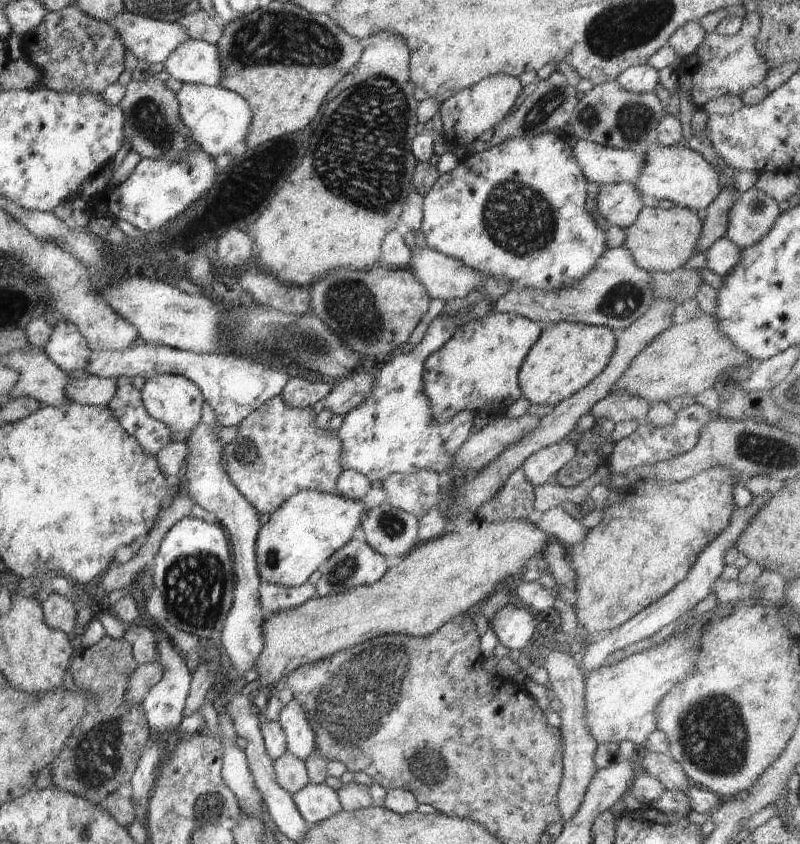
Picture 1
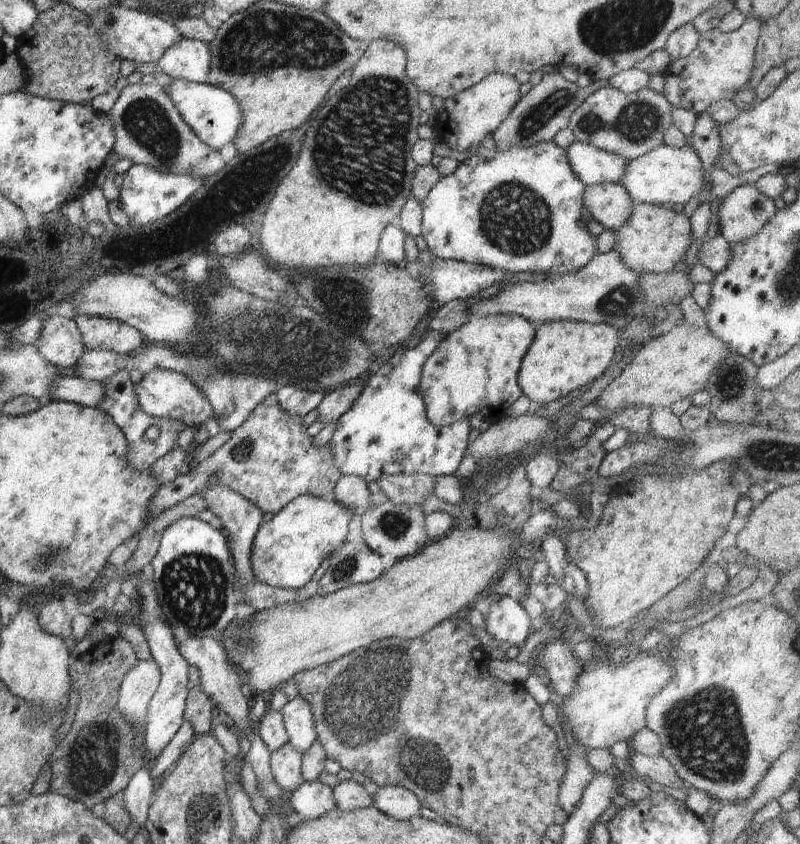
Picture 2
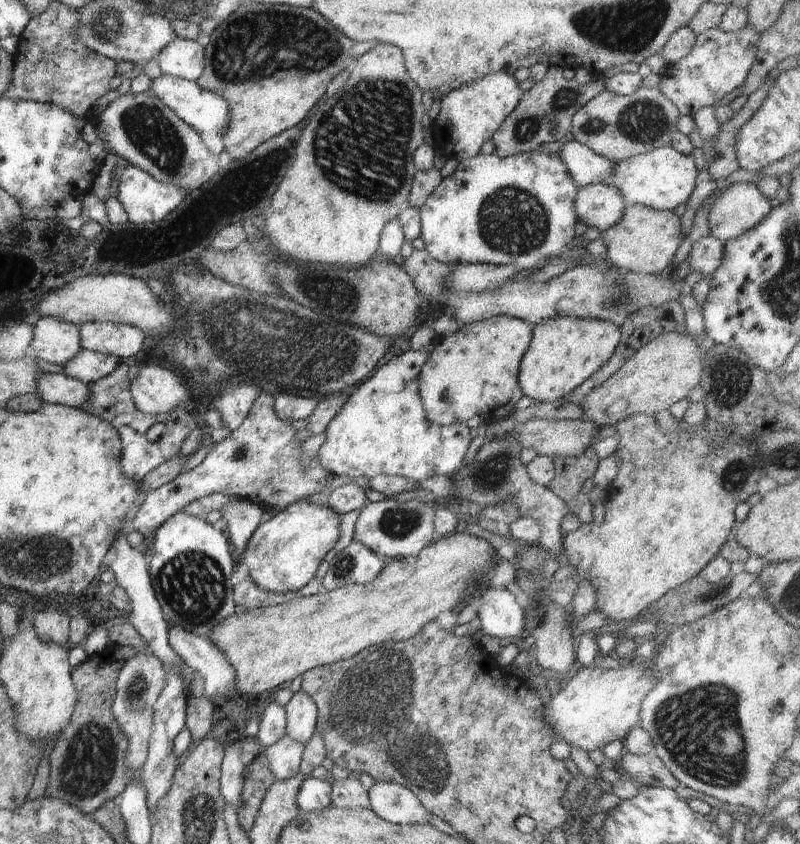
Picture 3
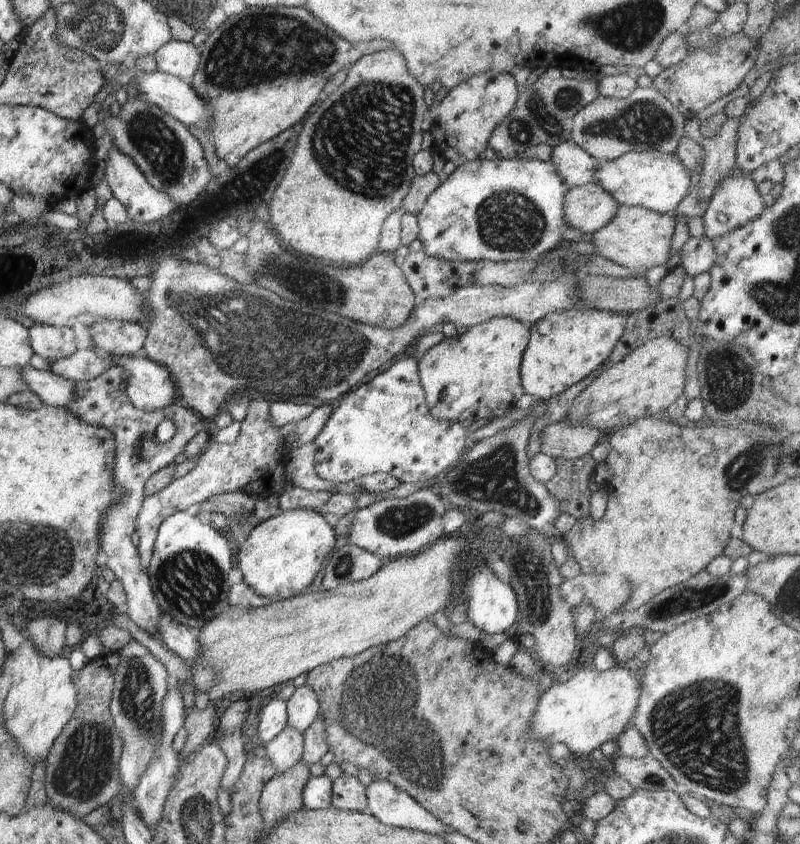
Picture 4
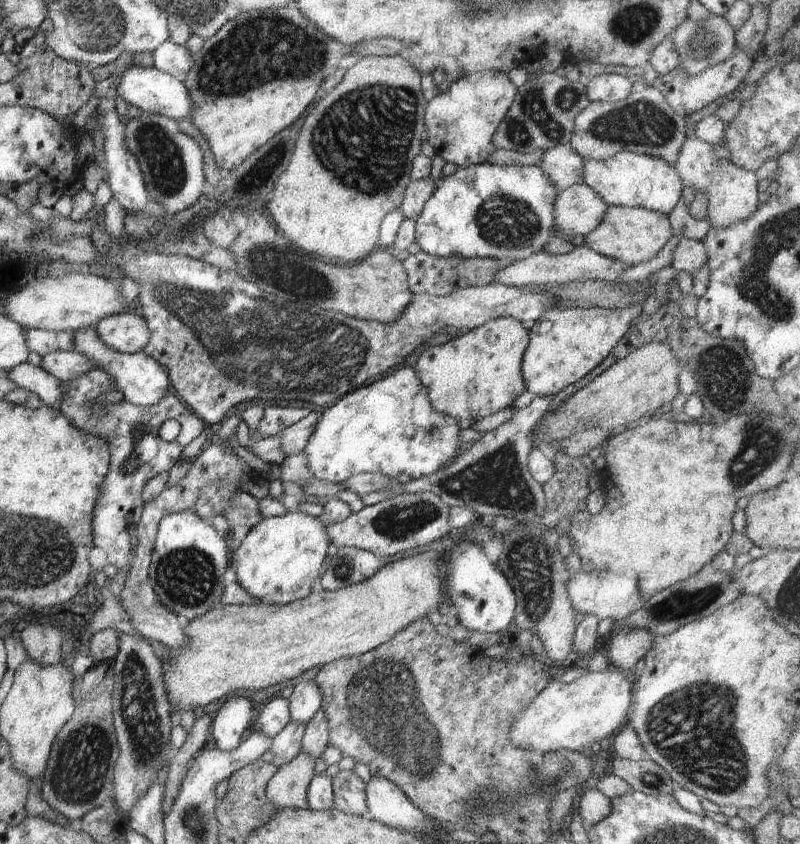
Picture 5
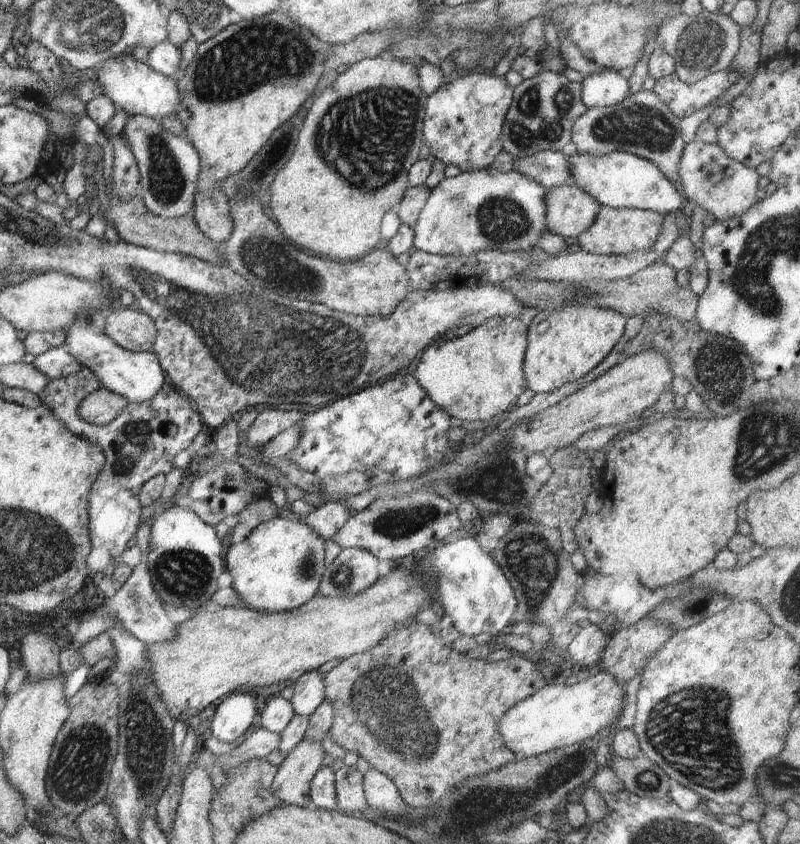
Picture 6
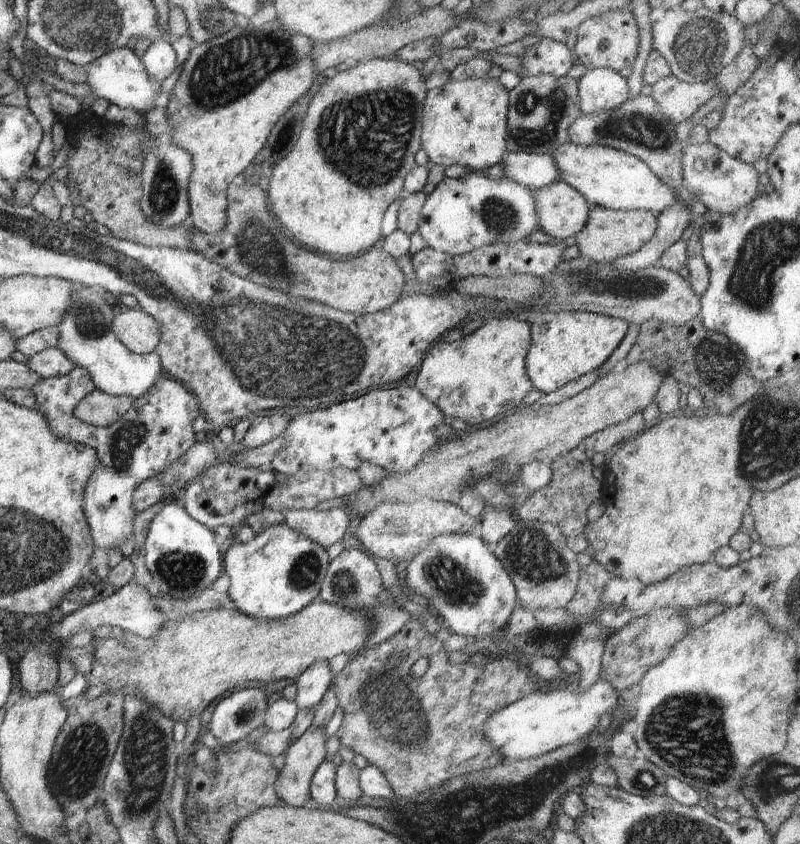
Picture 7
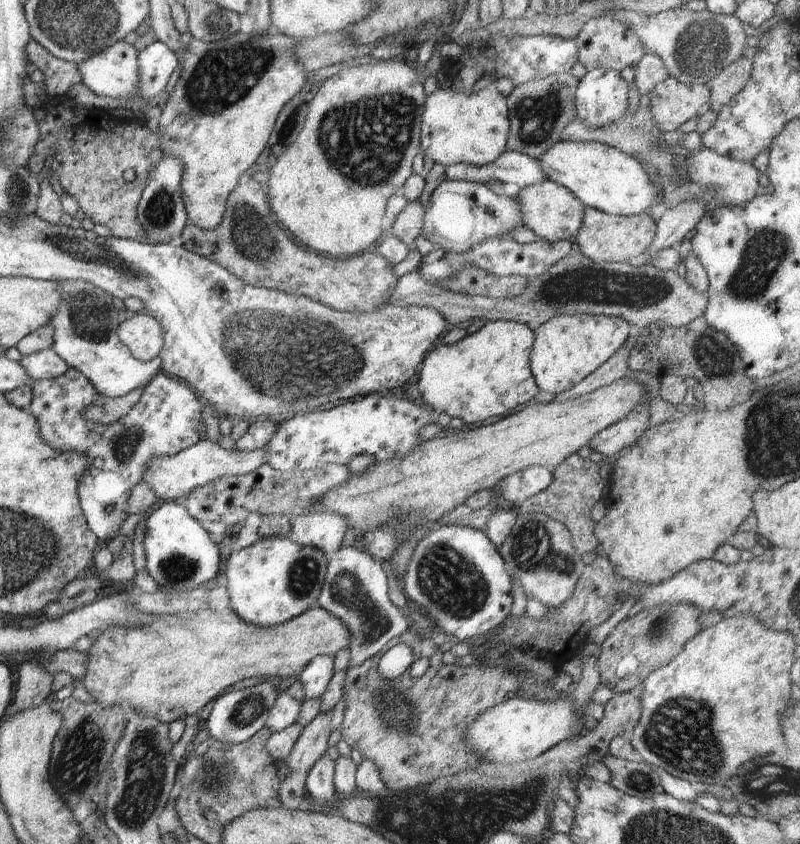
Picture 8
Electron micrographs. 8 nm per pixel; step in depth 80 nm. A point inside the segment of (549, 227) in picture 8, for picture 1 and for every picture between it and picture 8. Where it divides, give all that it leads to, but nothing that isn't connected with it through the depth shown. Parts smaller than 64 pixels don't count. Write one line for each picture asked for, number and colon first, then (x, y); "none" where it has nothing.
1: (620, 203)
2: (610, 204)
3: (600, 205)
4: (588, 208)
5: (578, 210)
6: (570, 210)
7: (561, 211)

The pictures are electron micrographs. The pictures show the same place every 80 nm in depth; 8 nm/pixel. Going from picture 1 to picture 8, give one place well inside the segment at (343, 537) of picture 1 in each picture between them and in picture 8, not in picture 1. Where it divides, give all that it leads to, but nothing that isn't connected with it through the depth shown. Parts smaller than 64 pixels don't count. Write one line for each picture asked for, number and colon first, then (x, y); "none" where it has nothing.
2: (290, 546)
3: (285, 551)
4: (282, 556)
5: (279, 561)
6: (278, 567)
7: (280, 572)
8: (269, 583)

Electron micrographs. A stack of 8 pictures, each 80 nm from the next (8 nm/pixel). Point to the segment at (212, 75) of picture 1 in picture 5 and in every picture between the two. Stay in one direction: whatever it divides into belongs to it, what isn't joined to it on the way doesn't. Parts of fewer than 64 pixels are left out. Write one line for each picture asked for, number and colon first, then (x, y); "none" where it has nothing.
2: (187, 59)
3: (183, 58)
4: (180, 59)
5: (170, 58)

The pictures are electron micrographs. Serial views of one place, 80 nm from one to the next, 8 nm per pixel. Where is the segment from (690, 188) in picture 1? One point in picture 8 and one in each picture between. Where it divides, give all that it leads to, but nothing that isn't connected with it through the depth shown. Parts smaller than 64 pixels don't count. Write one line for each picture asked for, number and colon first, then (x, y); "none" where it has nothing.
2: (666, 175)
3: (664, 178)
4: (656, 181)
5: (628, 179)
6: (620, 180)
7: (608, 178)
8: (601, 176)

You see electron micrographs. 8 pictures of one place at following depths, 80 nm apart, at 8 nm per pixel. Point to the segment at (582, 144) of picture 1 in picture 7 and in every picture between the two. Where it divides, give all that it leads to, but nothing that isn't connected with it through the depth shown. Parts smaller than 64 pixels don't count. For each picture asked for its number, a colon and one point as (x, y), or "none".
2: (593, 166)
3: (586, 168)
4: (575, 167)
5: (564, 166)
6: (551, 169)
7: (533, 170)

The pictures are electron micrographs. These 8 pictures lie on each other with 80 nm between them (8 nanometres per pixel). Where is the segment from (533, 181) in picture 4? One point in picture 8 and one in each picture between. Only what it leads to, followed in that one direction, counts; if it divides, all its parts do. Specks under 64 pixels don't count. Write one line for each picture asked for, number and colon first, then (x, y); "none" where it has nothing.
5: (504, 212)
6: (484, 209)
7: (460, 215)
8: (461, 214)

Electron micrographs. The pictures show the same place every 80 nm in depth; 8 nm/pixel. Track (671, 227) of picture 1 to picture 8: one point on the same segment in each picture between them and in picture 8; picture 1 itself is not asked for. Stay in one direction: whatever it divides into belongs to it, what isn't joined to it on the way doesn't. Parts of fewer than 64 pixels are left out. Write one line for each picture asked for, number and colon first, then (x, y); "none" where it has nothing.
2: (654, 238)
3: (645, 240)
4: (638, 238)
5: (630, 235)
6: (614, 231)
7: (608, 234)
8: (602, 237)

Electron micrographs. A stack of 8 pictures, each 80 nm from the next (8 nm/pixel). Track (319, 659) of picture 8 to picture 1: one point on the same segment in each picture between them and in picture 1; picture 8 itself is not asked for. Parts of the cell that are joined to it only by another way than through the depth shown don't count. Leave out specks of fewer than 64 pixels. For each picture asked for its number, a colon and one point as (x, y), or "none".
1: (300, 736)
2: (297, 713)
3: (301, 713)
4: (303, 708)
5: (306, 699)
6: (309, 691)
7: (312, 684)

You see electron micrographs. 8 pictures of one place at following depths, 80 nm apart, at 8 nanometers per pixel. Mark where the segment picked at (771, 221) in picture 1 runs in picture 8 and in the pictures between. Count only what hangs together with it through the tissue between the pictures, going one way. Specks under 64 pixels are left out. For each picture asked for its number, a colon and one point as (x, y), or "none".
2: (743, 212)
3: (741, 207)
4: (736, 201)
5: (732, 192)
6: (725, 188)
7: (723, 184)
8: (736, 182)

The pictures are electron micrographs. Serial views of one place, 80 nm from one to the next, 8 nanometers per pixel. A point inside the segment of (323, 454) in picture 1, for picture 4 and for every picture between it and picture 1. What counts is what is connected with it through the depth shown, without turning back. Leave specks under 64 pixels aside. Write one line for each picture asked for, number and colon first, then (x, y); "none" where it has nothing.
2: (269, 460)
3: (260, 462)
4: (255, 463)

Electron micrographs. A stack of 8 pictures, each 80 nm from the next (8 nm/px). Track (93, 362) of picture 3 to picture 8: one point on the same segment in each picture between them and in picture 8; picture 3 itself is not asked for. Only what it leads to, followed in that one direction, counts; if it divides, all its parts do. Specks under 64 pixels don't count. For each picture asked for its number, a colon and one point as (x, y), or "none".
4: (83, 365)
5: (66, 366)
6: (56, 363)
7: (52, 362)
8: (46, 364)

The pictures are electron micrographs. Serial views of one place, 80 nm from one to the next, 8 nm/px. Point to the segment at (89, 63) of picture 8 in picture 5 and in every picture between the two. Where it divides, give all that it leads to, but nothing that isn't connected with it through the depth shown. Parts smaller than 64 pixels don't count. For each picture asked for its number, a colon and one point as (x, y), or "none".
5: (148, 89)
6: (133, 86)
7: (118, 76)

